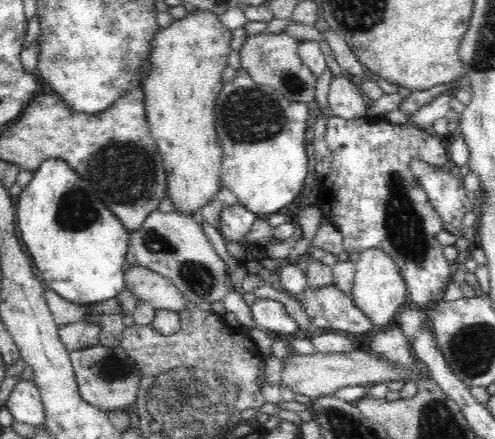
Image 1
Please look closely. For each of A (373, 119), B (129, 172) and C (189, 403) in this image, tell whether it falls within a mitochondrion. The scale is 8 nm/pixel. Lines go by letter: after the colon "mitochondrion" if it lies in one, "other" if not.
A: other
B: mitochondrion
C: mitochondrion

